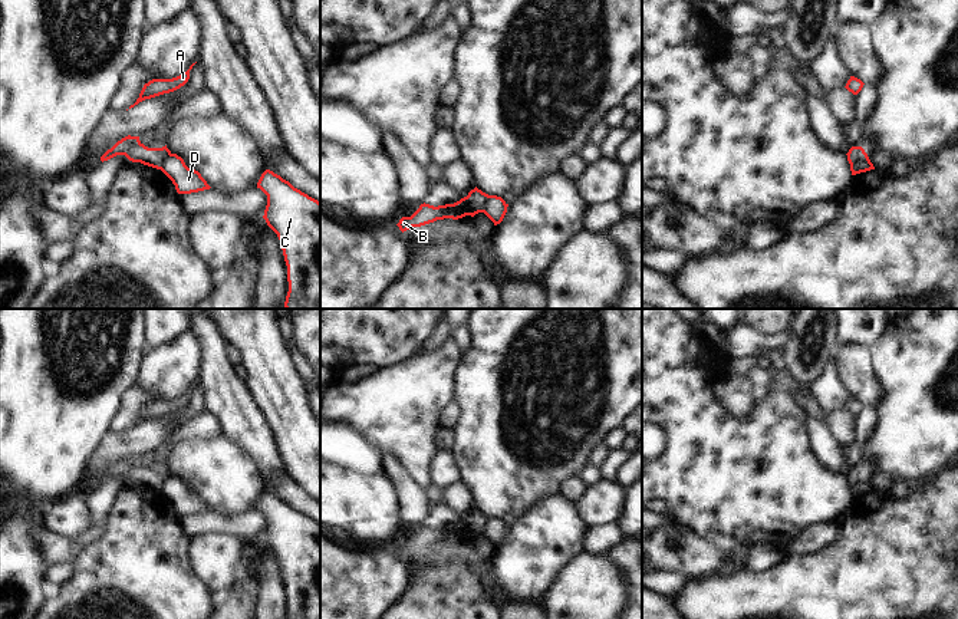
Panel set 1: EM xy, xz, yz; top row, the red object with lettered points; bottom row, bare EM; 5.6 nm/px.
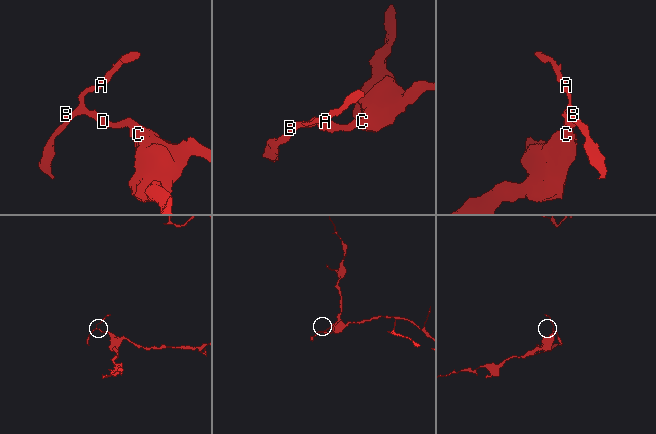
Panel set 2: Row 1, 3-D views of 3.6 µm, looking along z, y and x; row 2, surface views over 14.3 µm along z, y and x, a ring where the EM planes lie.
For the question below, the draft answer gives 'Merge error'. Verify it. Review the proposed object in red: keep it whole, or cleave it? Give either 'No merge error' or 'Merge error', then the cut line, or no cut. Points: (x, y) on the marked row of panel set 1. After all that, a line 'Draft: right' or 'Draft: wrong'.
Merge error. Split along xz (489, 196), (481, 211)
Draft: right

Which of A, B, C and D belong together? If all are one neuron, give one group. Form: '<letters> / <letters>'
A B / C D

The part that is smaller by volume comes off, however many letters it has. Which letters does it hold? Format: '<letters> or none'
A, B

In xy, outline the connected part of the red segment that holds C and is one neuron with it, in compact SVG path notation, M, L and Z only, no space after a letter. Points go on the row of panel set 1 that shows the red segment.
M266 169L259 182L267 195L263 218L277 234L287 266L289 292L286 309L320 309L320 203L270 169Z

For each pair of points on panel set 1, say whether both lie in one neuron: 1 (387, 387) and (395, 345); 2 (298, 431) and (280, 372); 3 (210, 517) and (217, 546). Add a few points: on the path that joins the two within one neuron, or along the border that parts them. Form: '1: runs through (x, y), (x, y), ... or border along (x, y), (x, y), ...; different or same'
1: border along (417, 352), (405, 361), (379, 368); different
2: runs through (292, 417), (285, 404), (283, 387); same
3: border along (193, 537), (226, 533), (236, 534), (246, 543); different

